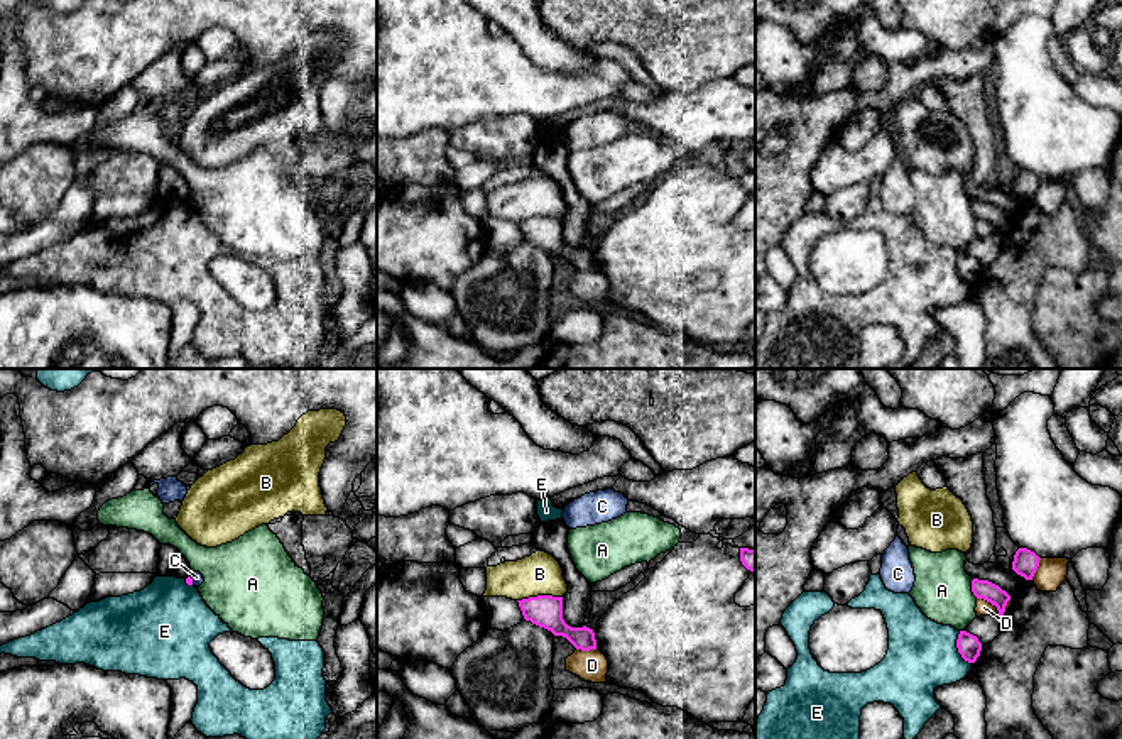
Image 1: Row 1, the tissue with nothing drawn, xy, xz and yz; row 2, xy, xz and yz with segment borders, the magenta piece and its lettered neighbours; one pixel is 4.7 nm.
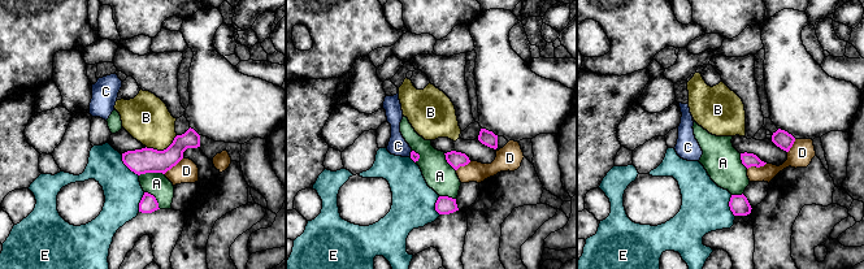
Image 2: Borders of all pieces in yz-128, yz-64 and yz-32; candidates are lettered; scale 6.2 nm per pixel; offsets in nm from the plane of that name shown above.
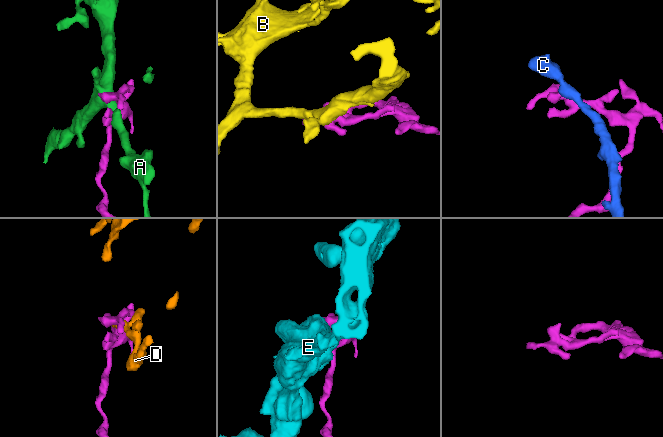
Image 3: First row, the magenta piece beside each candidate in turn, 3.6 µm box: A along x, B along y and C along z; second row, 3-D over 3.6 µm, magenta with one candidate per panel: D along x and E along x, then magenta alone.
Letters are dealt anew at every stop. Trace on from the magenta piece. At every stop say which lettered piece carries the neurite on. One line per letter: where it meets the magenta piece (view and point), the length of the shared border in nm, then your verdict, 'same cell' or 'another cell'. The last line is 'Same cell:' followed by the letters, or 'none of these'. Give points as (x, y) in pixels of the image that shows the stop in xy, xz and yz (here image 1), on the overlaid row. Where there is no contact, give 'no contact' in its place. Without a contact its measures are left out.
A: contact yz (972, 589); length 100 nm; another cell
B: contact xz (539, 596); length 220 nm; another cell
C: contact xy (191, 580); length 40 nm; another cell
D: contact yz (989, 601); length 130 nm; another cell
E: contact yz (957, 646); length 170 nm; another cell
Same cell: none of these

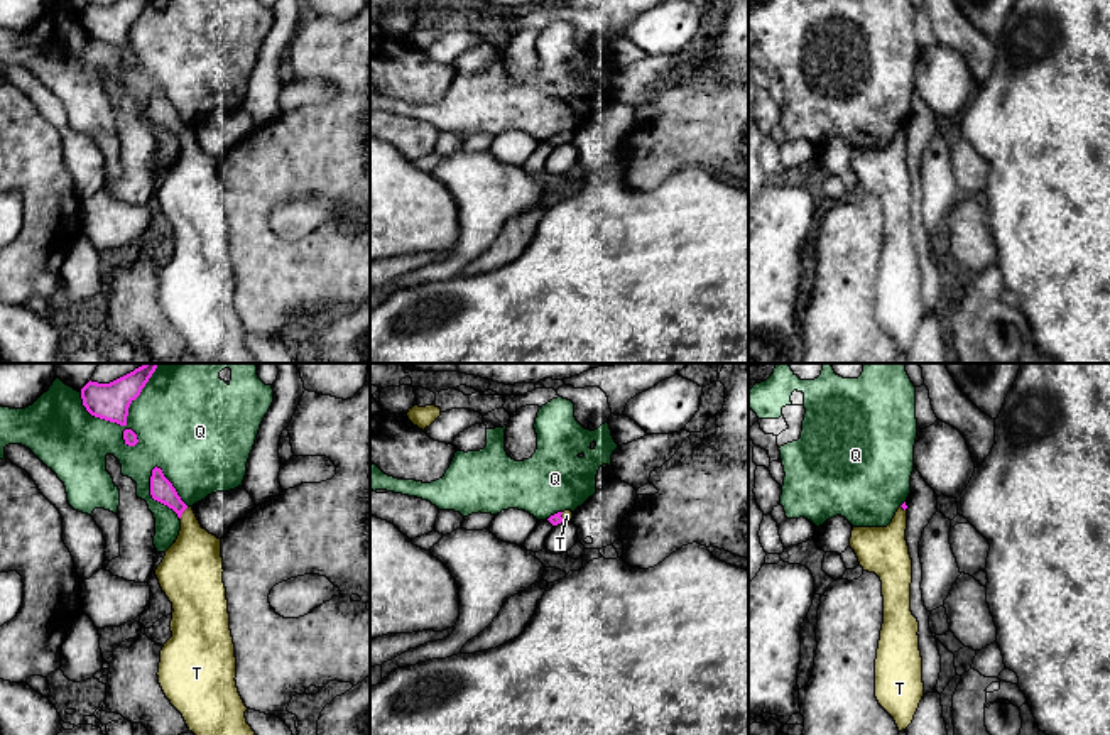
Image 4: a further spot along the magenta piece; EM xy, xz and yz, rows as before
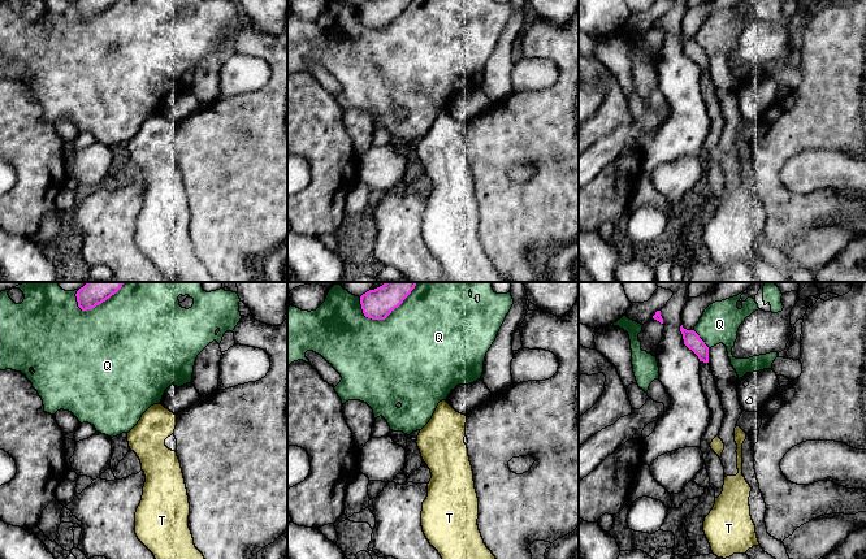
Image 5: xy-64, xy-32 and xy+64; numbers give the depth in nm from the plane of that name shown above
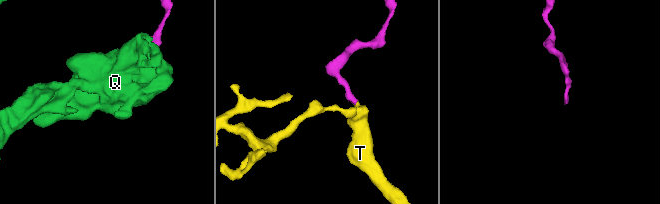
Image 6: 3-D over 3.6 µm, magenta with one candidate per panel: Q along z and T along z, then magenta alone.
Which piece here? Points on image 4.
Q: contact xy (129, 406); length 420 nm; another cell
T: contact xy (181, 514); length 80 nm; same cell
Same cell: T

